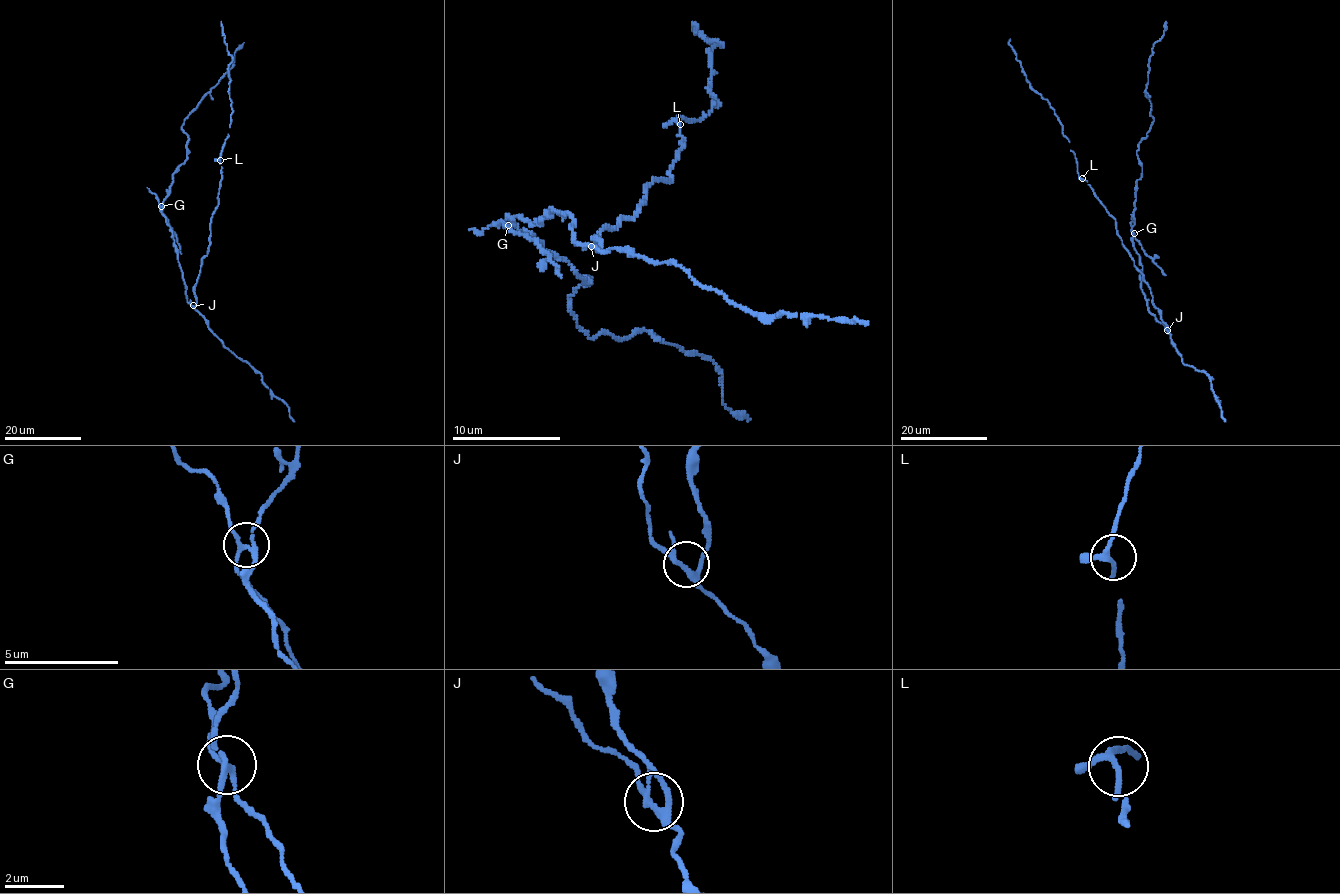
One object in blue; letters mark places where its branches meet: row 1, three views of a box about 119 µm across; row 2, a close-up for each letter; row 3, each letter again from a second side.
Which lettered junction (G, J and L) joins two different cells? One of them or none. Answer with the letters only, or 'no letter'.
G

